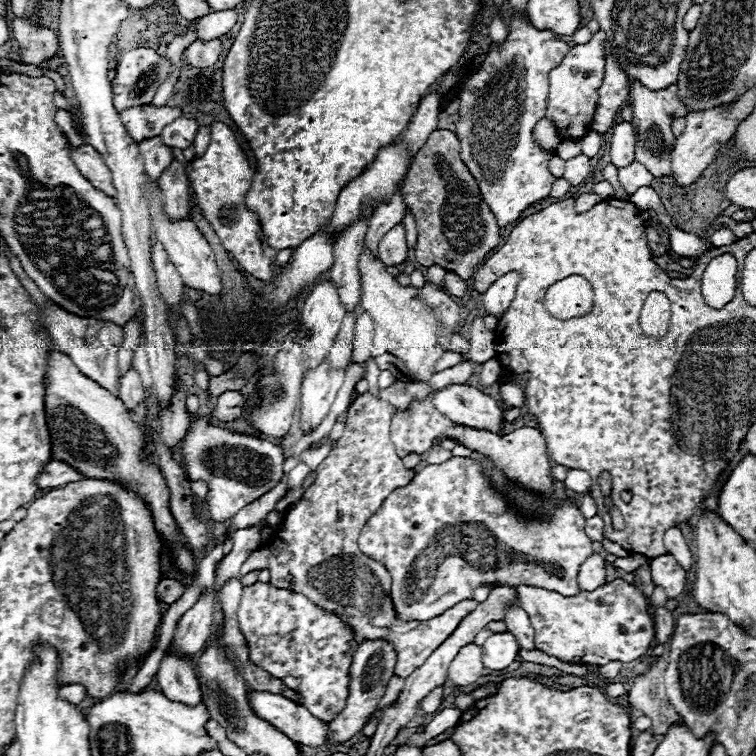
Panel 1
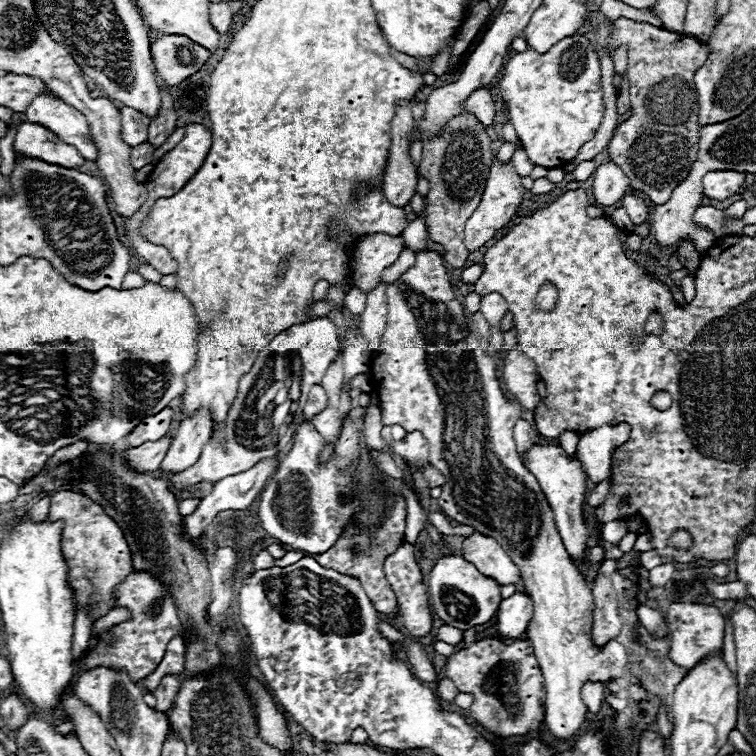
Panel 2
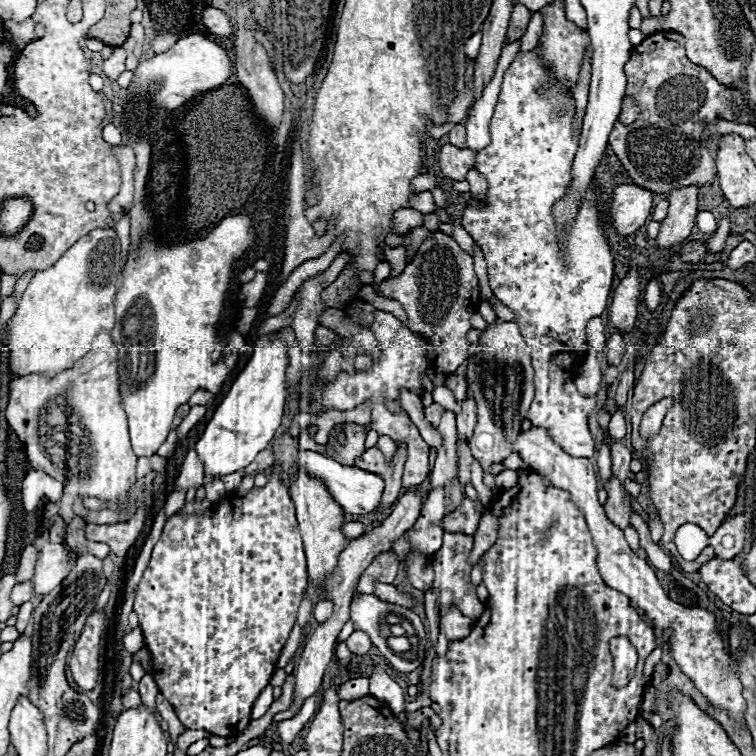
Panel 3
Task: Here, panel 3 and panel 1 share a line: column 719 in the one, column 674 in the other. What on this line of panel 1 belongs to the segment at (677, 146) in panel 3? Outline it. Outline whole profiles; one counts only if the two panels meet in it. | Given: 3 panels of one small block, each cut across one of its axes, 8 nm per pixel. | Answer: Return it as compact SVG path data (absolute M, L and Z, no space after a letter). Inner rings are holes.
M634 80L630 84L630 106L634 110L632 124L636 130L636 160L642 162L654 178L668 178L672 174L670 152L676 140L676 136L672 134L672 122L680 116L686 116L688 112L686 104L678 98L678 84L670 84L670 88L654 92Z

